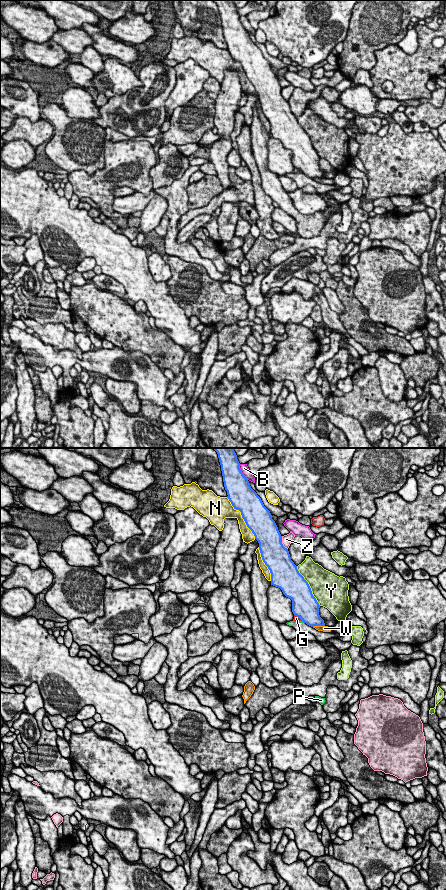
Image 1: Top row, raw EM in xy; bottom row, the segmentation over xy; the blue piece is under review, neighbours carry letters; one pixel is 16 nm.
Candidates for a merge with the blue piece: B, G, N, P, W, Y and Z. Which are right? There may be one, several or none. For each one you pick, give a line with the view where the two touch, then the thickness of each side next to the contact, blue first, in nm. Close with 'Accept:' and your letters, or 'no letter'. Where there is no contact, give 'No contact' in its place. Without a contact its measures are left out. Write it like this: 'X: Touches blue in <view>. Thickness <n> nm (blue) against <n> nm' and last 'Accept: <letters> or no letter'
Accept: no letter

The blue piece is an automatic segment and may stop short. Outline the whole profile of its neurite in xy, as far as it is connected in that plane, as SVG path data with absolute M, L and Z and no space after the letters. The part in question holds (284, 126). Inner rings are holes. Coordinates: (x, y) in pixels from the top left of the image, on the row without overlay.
M213 0L219 10L223 34L227 43L227 50L234 61L241 64L247 79L252 83L259 95L259 102L265 117L271 125L271 137L282 142L283 146L292 152L292 164L307 177L325 178L324 172L319 167L320 157L313 148L311 140L304 129L299 125L297 118L291 112L289 103L282 96L282 88L270 63L264 58L261 50L251 40L248 31L243 27L240 15L234 0Z

